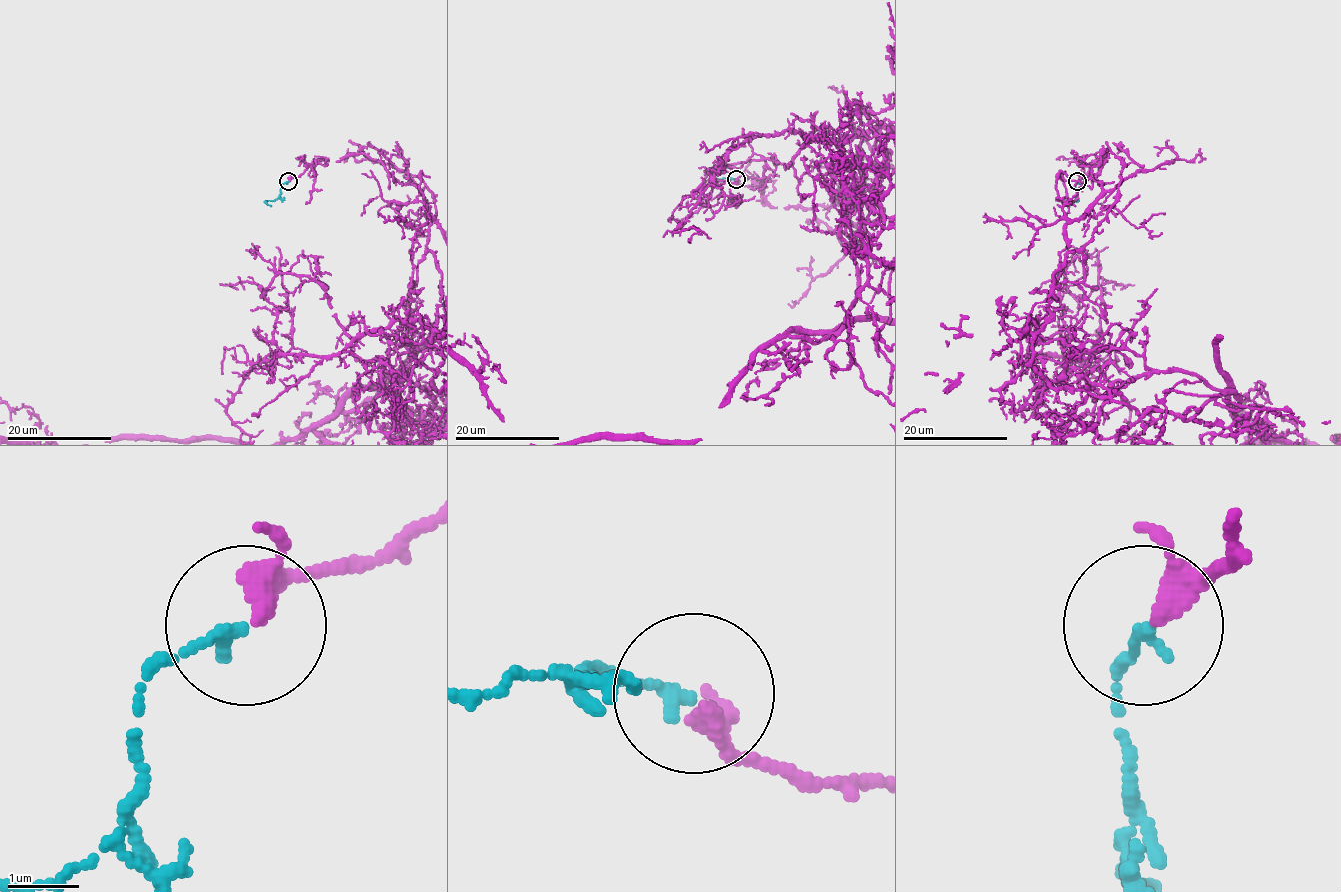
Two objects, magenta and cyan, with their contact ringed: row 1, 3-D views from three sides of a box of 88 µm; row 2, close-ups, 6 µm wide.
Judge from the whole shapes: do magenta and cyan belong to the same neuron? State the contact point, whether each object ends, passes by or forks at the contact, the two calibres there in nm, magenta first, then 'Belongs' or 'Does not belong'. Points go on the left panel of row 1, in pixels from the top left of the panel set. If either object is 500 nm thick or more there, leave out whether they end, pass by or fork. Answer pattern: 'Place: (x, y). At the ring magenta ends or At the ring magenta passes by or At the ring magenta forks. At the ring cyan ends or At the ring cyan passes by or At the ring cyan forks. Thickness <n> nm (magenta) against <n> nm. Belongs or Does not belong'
Place: (288, 181). At the ring magenta passes by. At the ring cyan ends. Thickness 220 nm (magenta) against 160 nm. Belongs

